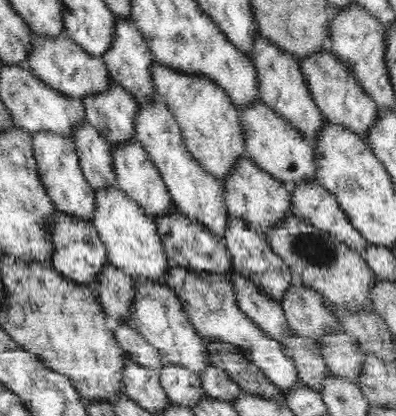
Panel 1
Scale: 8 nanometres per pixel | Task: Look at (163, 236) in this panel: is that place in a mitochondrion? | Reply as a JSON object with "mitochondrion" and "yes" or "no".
{"mitochondrion":"no"}

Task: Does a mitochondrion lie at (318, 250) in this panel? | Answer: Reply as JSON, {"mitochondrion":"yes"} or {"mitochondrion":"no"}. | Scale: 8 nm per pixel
{"mitochondrion":"yes"}

